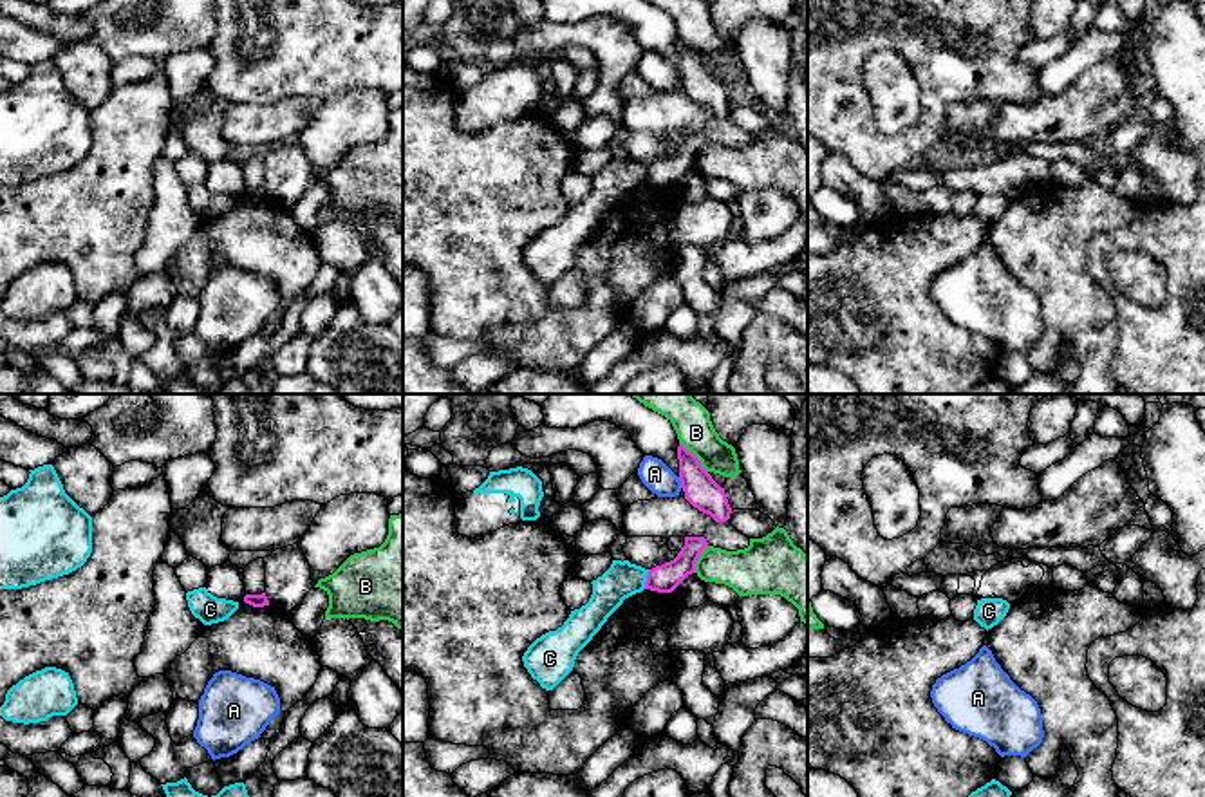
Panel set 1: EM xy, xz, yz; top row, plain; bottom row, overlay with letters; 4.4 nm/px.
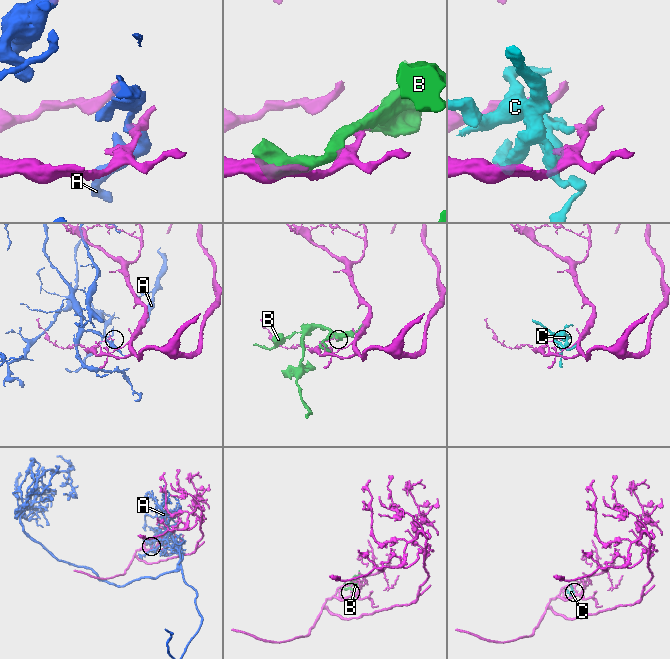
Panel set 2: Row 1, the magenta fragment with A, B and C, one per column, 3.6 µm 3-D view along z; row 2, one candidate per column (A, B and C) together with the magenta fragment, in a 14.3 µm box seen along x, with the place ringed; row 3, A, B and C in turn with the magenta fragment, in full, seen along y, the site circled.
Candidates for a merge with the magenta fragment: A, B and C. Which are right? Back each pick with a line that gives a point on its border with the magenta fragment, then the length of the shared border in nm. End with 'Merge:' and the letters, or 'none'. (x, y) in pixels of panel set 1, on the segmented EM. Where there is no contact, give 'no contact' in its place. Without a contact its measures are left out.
Merge: none

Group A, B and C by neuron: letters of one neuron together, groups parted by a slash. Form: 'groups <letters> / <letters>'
groups A / B / C

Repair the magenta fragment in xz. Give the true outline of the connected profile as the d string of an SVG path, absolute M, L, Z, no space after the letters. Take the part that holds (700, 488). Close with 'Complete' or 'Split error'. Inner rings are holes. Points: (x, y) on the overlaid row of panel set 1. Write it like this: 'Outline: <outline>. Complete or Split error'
Outline: M683 445L677 446L679 481L685 499L699 511L710 515L715 522L726 522L732 508L724 488L701 466L701 461Z. Complete

